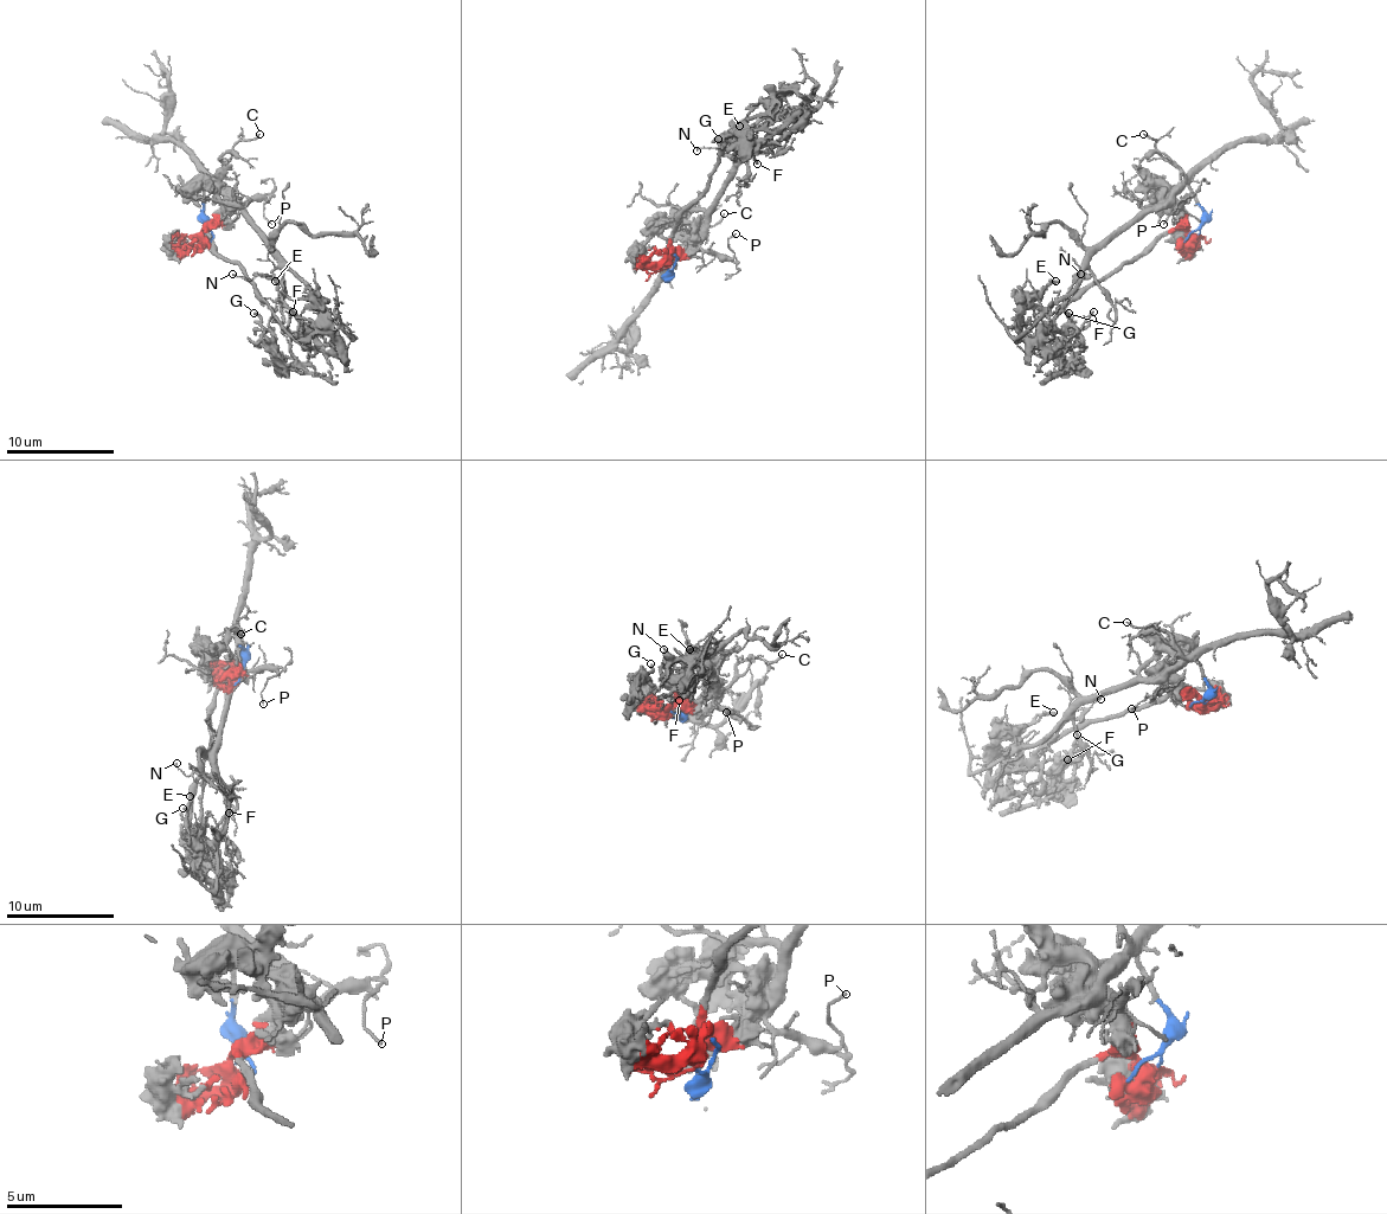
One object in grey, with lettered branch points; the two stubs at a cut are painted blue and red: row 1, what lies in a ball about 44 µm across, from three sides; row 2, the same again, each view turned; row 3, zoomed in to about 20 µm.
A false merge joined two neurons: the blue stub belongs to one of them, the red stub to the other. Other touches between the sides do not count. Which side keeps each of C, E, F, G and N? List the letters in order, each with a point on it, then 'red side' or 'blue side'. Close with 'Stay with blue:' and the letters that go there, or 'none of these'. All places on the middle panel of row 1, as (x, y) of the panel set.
C: place (724, 213); blue side
E: place (739, 126); red side
F: place (757, 164); red side
G: place (718, 139); red side
N: place (697, 151); red side
Stay with blue: C

